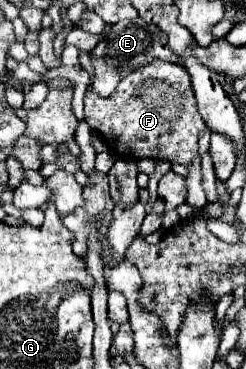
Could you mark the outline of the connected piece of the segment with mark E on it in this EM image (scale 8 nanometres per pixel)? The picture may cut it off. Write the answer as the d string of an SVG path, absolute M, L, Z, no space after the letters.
M143 18L117 22L115 26L111 26L111 30L105 34L105 38L91 50L91 64L95 70L95 76L91 78L89 90L107 98L113 94L113 90L117 88L117 82L125 74L129 74L141 66L147 66L153 60L163 60L163 62L173 62L173 64L185 62L185 58L177 58L175 54L169 52L165 32L159 30L155 24L147 24Z

